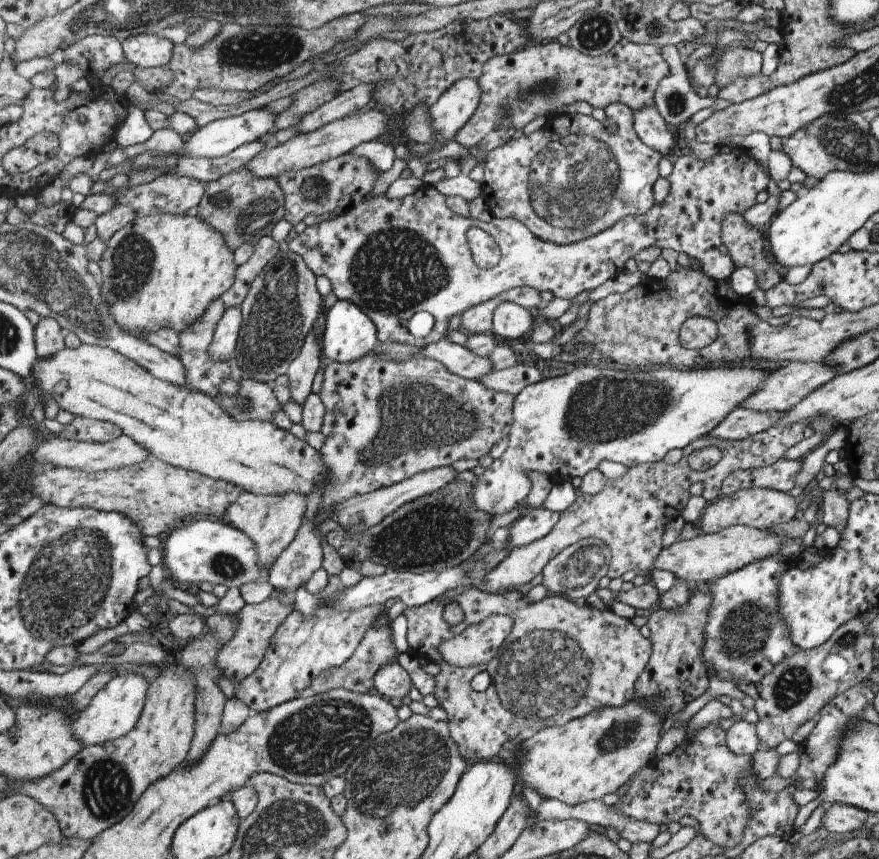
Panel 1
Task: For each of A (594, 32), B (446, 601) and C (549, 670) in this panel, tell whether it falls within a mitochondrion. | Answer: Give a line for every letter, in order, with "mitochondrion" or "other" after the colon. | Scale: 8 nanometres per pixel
A: mitochondrion
B: other
C: mitochondrion

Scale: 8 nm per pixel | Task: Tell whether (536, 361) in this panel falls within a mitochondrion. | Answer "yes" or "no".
no

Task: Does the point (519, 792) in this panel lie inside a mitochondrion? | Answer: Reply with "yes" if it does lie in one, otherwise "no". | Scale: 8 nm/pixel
no

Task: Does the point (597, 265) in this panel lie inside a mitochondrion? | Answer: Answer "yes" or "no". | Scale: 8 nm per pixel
no

